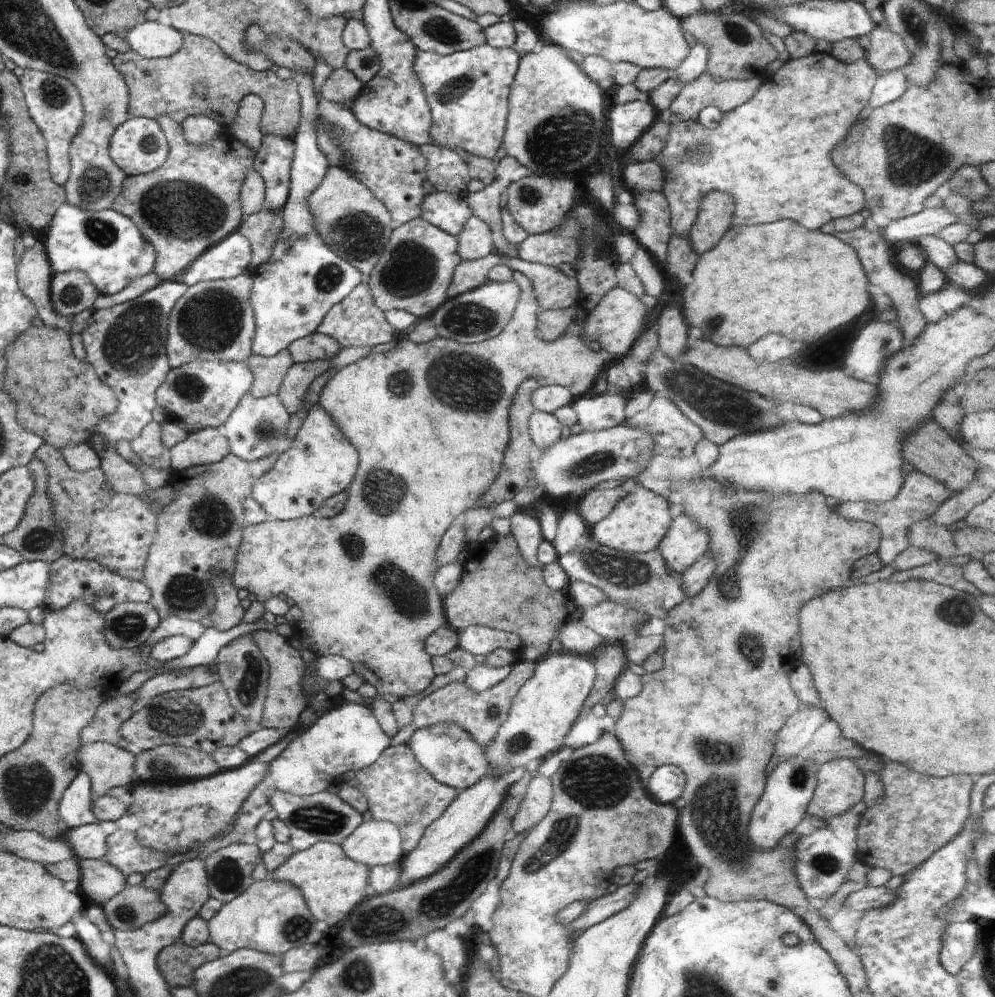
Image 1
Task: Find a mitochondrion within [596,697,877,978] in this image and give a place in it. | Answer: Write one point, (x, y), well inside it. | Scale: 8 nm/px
(716, 810)

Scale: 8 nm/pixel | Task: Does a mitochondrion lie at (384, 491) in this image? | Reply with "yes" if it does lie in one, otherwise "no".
yes

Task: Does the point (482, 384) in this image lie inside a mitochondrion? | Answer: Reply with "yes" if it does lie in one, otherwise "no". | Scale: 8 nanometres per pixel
yes

